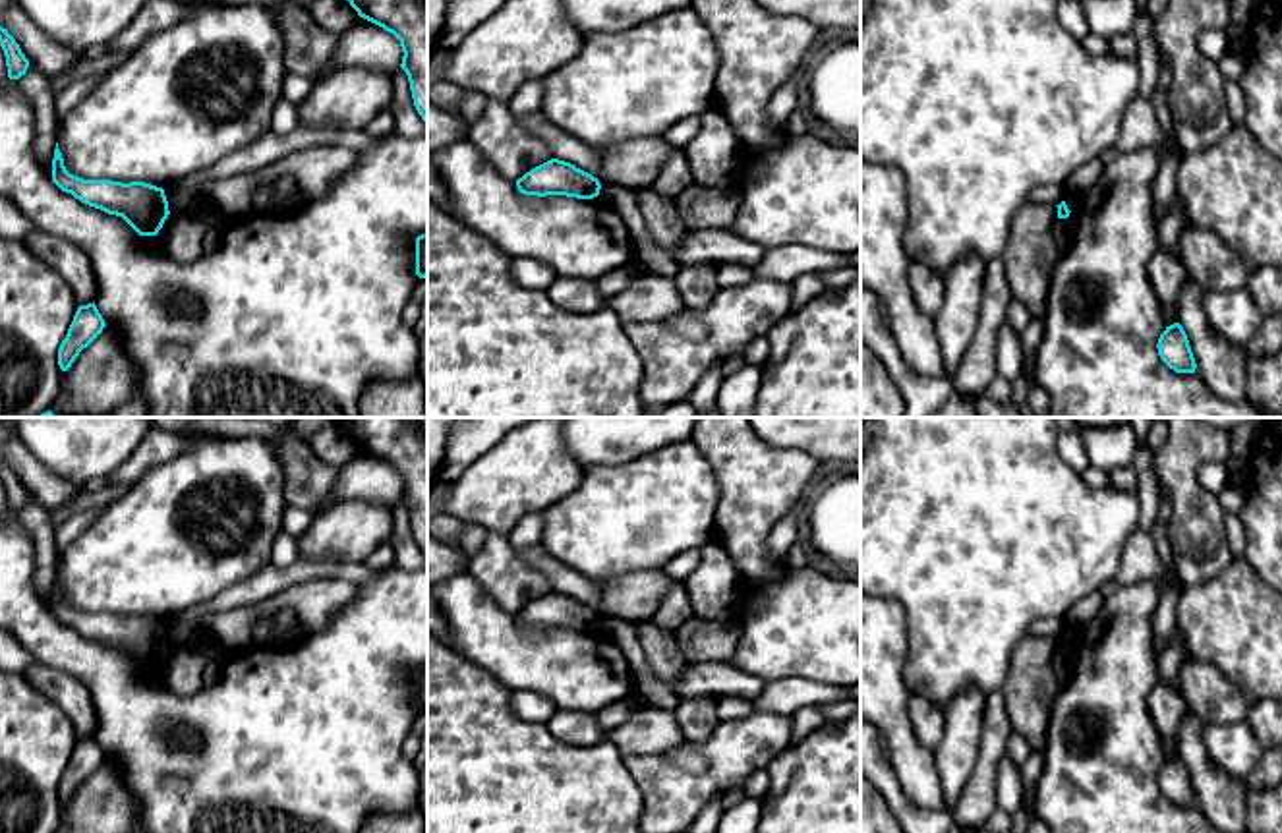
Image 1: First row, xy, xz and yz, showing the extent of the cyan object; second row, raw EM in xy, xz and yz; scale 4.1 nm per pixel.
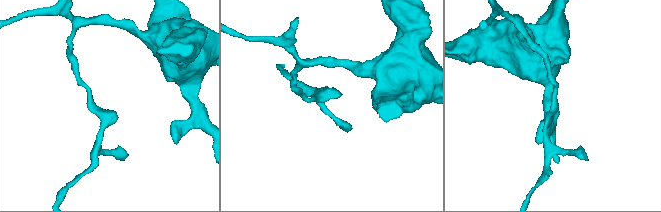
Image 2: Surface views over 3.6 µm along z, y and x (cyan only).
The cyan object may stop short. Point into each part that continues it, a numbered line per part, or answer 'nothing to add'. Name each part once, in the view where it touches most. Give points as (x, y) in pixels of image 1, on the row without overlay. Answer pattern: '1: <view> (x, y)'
nothing to add

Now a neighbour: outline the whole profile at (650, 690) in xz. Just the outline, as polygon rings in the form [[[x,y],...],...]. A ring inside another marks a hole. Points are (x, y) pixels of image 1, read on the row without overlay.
[[[603,617],[597,630],[611,638],[626,657],[628,667],[634,673],[634,694],[638,696],[638,704],[675,711],[681,698],[673,688],[650,673],[638,642],[636,622],[621,620],[617,617]]]

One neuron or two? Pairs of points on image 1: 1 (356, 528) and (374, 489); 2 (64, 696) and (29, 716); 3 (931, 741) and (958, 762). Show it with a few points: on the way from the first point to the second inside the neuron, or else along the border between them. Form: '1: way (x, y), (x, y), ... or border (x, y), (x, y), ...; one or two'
1: border (391, 507), (337, 501), (323, 509); two
2: border (22, 675), (62, 712), (78, 739); two
3: border (946, 714), (946, 729), (936, 752); two

